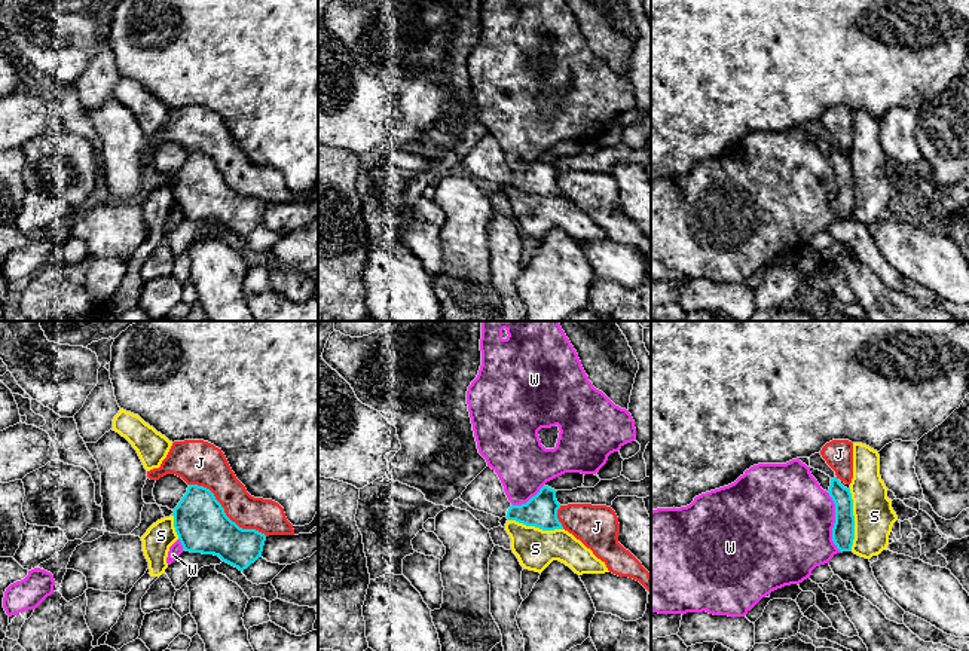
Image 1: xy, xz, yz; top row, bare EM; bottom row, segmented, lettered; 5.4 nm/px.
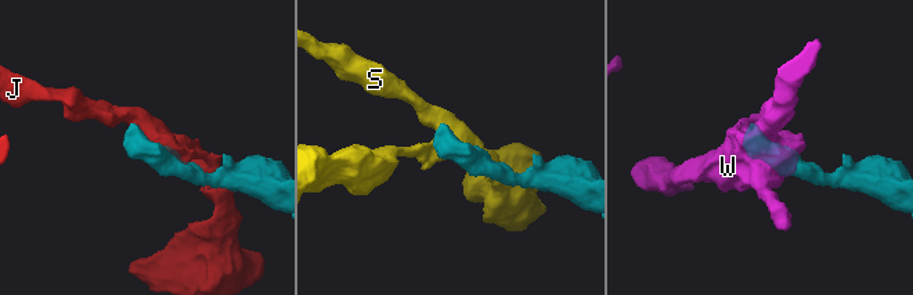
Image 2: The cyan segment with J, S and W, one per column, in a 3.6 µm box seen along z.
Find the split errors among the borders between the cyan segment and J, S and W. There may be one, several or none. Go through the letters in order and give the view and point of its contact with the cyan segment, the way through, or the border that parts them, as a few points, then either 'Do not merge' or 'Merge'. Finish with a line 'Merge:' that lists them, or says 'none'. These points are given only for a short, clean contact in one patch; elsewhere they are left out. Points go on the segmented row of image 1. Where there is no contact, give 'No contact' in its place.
J: Touches cyan at xy (225, 513). Do not merge
S: Touches cyan at yz (853, 519). Do not merge
W: Touches cyan at yz (835, 522). Boundary: yz (827, 492), (834, 504), (833, 543), (841, 552). Do not merge
Merge: none

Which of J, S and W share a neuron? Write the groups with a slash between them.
J / S / W

